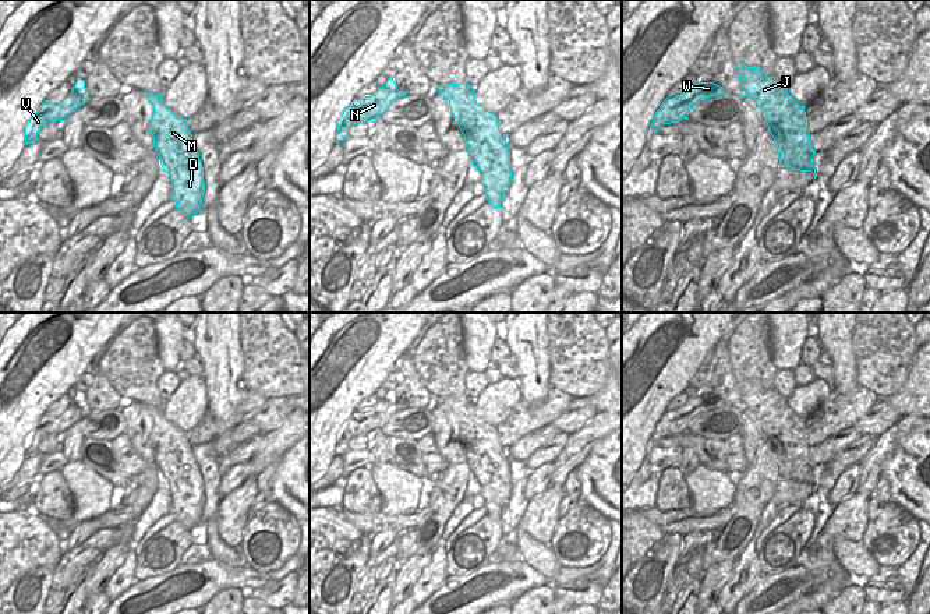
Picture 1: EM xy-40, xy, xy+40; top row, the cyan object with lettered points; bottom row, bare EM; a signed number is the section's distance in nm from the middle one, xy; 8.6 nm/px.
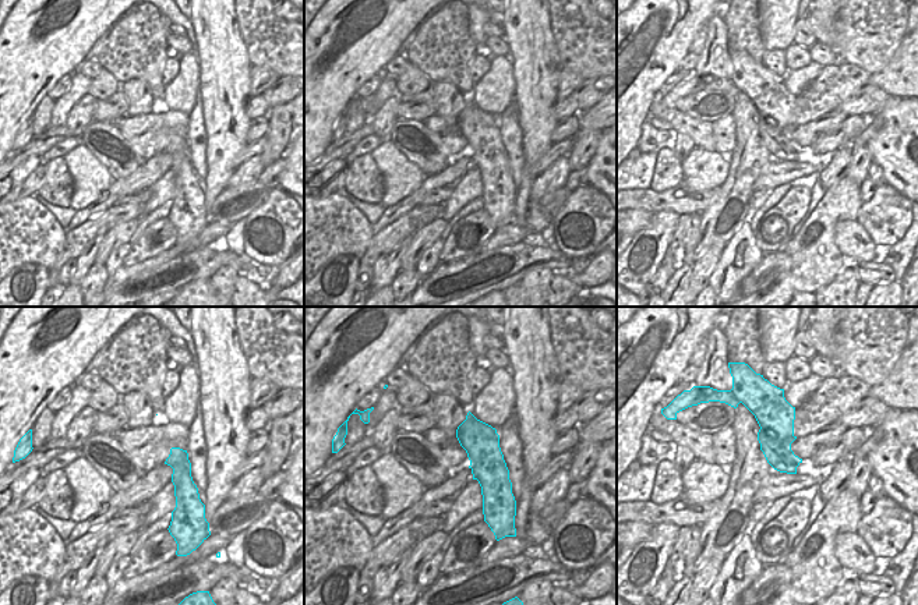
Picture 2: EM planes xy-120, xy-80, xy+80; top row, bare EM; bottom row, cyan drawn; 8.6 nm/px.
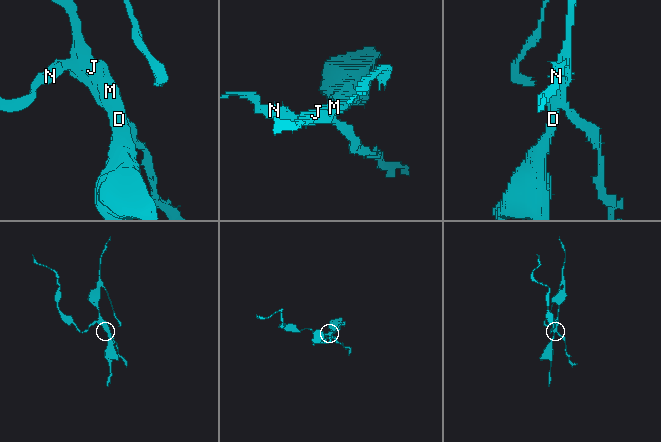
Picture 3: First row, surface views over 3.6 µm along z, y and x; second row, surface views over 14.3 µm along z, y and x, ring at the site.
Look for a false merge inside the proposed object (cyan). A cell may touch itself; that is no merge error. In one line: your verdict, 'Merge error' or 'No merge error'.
Merge error.

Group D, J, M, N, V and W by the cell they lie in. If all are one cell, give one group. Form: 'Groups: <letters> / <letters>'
Groups: D J M / N V W.

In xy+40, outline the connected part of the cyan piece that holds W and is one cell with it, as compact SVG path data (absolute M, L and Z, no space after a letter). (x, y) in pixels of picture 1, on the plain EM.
M699 395L689 398L687 402L672 410L665 412L660 421L655 424L655 430L650 438L651 444L657 442L664 437L678 435L683 431L689 431L690 421L700 413L710 412L712 409L725 407L726 403L714 395Z

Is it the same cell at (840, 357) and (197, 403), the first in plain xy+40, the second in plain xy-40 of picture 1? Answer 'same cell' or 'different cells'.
different cells

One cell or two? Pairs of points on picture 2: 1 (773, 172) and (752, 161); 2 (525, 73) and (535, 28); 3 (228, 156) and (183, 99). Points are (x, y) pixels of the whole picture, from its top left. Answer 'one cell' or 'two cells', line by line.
1: two cells
2: one cell
3: two cells

